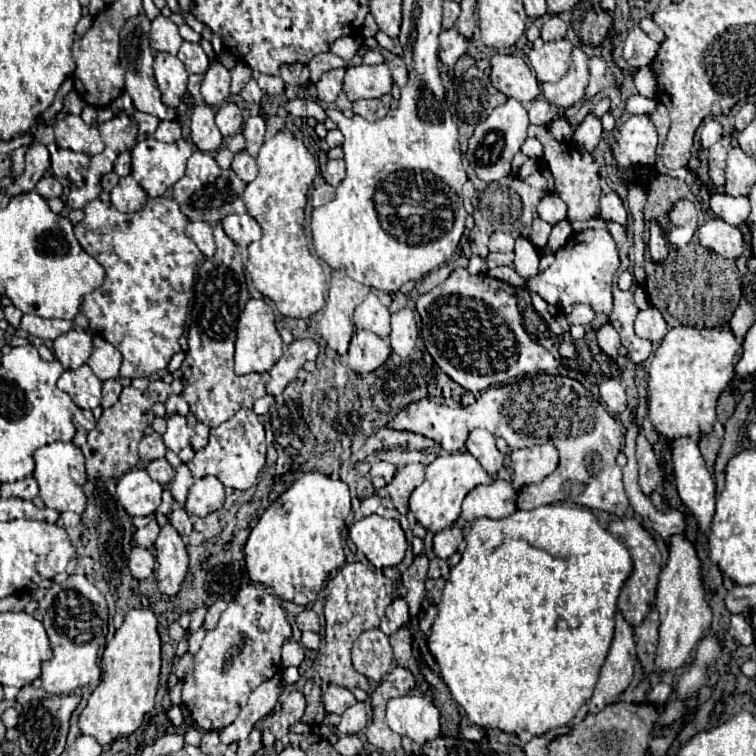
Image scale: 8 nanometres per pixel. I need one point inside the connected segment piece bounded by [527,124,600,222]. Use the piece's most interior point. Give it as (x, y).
(573, 176)

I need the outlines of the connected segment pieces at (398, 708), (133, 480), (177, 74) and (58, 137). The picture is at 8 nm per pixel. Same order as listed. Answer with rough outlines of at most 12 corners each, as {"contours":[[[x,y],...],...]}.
{"contours":[[[424,696],[390,698],[386,722],[426,744],[440,734],[440,712]],[[130,470],[115,498],[130,516],[148,516],[162,486],[146,470]],[[158,52],[154,76],[168,108],[178,108],[188,84],[184,64]],[[68,114],[54,124],[58,148],[94,156],[104,150],[98,128]]]}

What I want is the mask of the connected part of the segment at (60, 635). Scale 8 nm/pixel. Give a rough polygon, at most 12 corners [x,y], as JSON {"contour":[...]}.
{"contour":[[84,574],[46,590],[42,688],[96,684],[108,606]]}

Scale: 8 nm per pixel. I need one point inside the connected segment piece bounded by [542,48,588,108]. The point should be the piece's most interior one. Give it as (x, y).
(567, 91)

